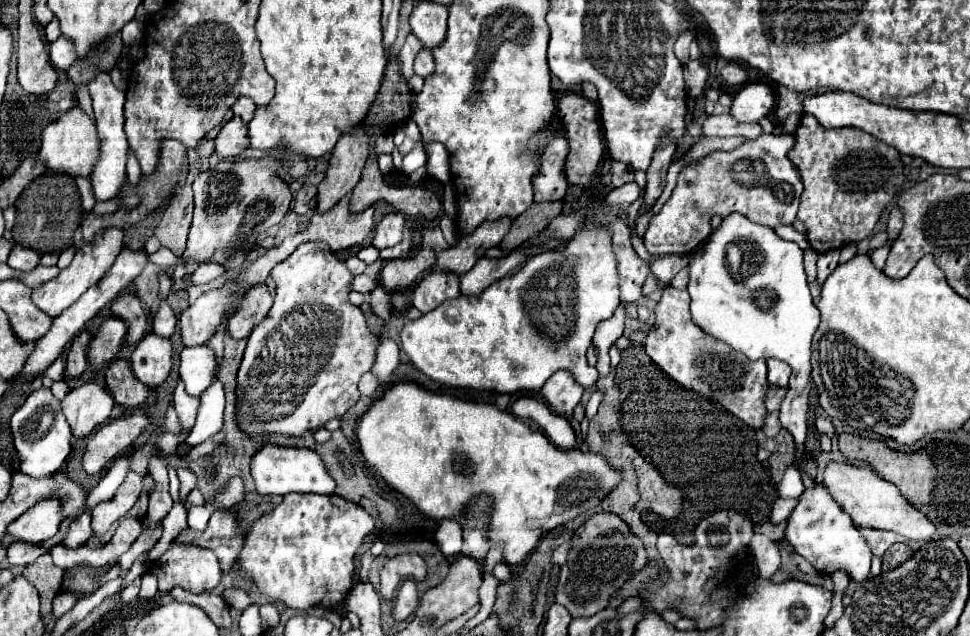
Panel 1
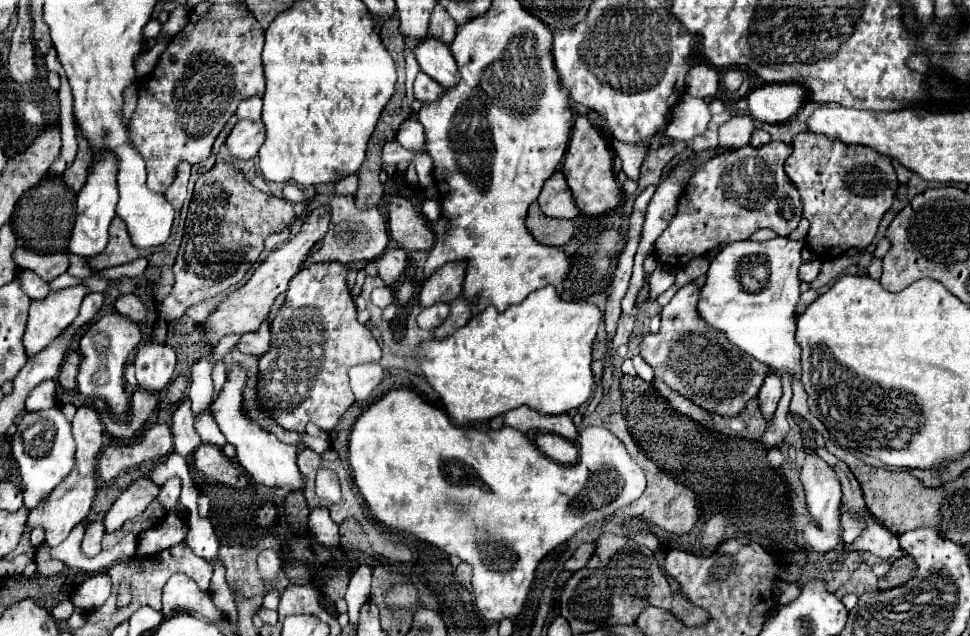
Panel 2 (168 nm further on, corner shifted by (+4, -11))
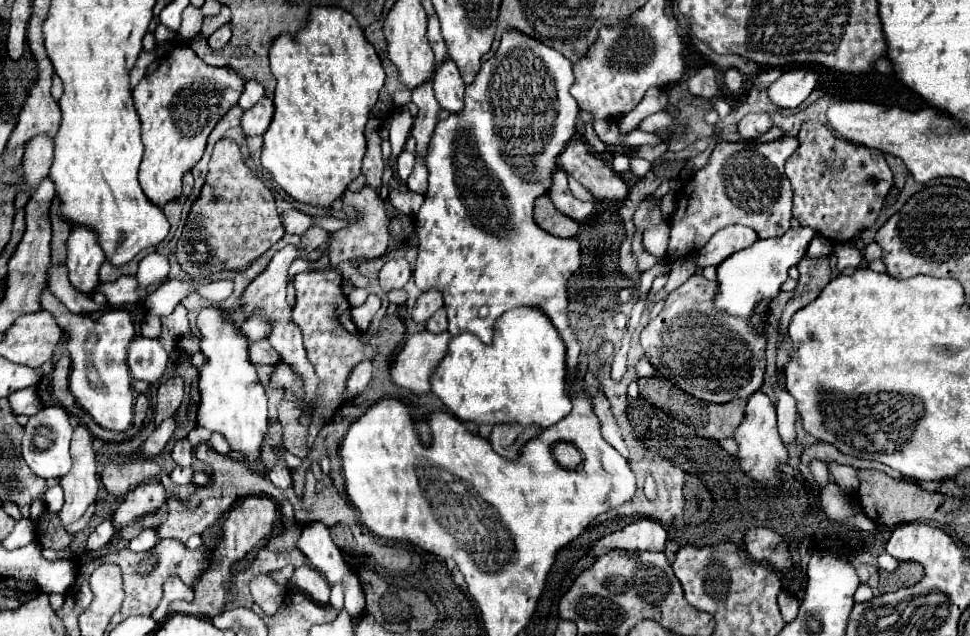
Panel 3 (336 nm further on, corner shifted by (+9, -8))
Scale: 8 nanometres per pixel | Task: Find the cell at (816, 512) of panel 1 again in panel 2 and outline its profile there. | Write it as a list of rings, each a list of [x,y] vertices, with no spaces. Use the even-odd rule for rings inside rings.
[[[814,452],[806,456],[802,472],[800,472],[802,484],[804,484],[804,492],[806,492],[806,506],[810,512],[812,522],[804,526],[804,544],[806,548],[810,548],[814,554],[824,556],[830,550],[834,550],[840,542],[842,542],[842,522],[840,522],[840,484],[838,478],[834,474],[834,470],[822,460],[818,458]]]

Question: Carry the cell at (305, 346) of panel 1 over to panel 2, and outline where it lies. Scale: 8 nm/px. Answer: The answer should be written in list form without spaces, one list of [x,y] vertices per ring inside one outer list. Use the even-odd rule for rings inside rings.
[[[320,262],[300,268],[290,280],[284,294],[284,304],[278,308],[270,324],[270,348],[258,358],[258,406],[276,424],[286,430],[304,434],[308,422],[316,422],[318,428],[330,432],[342,418],[342,414],[356,402],[350,390],[348,370],[358,364],[378,362],[382,350],[372,332],[356,320],[356,306],[346,284],[346,266],[340,262]]]

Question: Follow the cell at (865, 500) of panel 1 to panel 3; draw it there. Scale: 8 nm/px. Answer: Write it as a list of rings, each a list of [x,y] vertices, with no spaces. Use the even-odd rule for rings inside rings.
[[[829,463],[829,473],[833,481],[843,489],[843,491],[857,491],[859,487],[859,471],[855,467],[845,467],[839,463]]]

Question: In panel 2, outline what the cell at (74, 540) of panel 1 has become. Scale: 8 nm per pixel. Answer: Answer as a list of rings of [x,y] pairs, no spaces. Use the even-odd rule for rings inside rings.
[[[102,522],[86,524],[84,538],[82,538],[82,554],[84,556],[96,556],[102,550],[100,548],[102,536],[104,536],[104,524]]]

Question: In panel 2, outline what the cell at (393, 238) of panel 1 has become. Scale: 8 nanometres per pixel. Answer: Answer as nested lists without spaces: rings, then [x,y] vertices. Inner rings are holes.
[[[388,248],[380,258],[374,260],[378,276],[386,282],[386,286],[394,284],[406,268],[406,252],[402,248]]]

